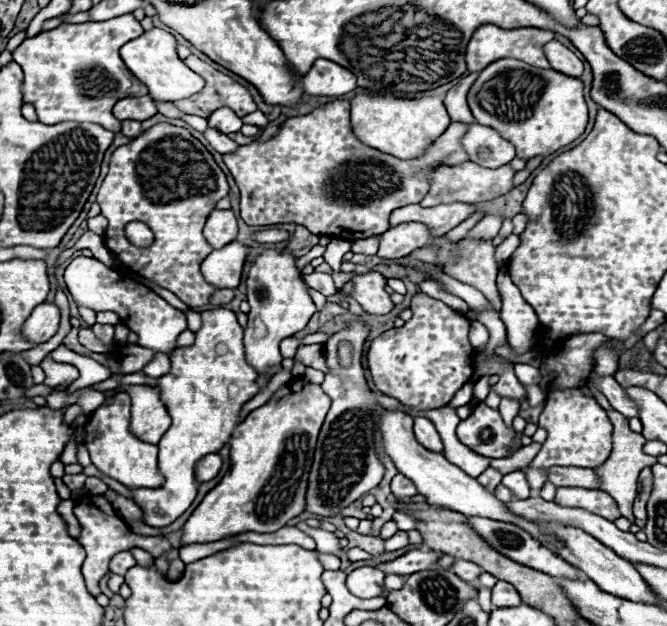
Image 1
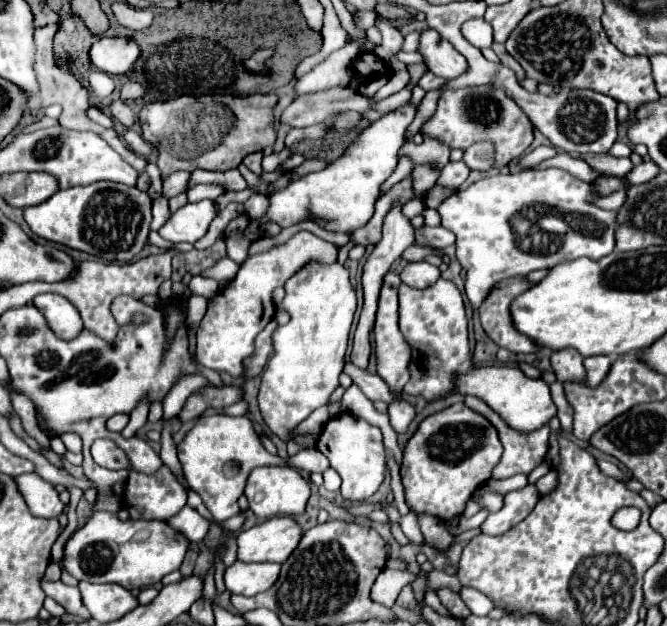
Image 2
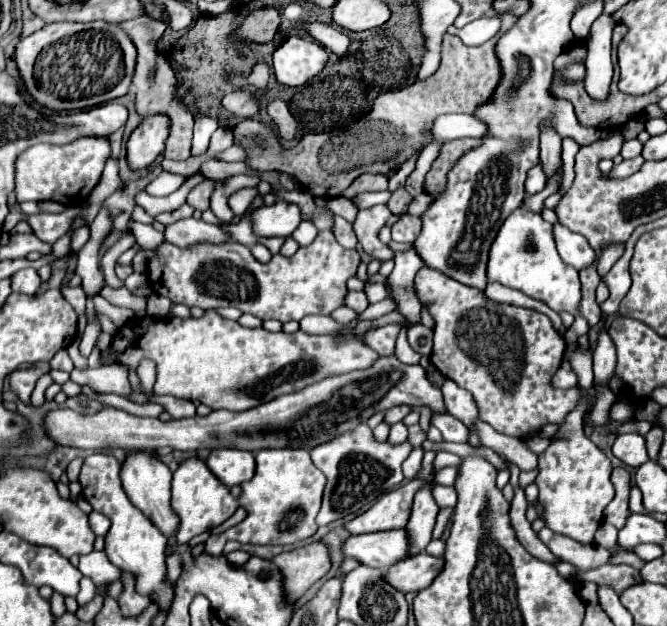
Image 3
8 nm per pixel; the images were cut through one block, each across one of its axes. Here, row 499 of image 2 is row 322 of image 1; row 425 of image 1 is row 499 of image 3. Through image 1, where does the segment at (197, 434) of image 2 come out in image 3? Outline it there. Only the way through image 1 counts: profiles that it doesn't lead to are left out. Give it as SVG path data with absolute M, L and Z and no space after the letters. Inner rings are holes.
M194 456L184 462L180 462L178 470L174 472L172 478L172 508L180 516L180 530L176 540L180 544L192 540L194 536L212 530L226 522L236 510L238 510L238 500L230 494L230 490L216 478L212 476L210 468L204 464L202 458Z

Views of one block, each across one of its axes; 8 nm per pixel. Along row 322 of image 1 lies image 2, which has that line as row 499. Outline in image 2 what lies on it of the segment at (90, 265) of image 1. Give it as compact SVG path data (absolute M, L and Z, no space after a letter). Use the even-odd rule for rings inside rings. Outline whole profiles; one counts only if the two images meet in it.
M166 464L156 474L131 470L124 496L132 496L128 512L134 520L168 520L186 506L186 490Z

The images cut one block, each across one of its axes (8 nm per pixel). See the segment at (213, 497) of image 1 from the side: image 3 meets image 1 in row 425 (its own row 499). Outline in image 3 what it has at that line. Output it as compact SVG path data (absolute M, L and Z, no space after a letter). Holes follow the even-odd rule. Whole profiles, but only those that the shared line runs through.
M268 448L256 452L256 474L252 480L242 484L240 506L248 510L248 518L238 526L210 536L204 542L204 551L213 556L221 556L228 540L238 540L242 544L294 544L316 534L318 526L314 522L326 478L312 464L310 456L298 448Z

